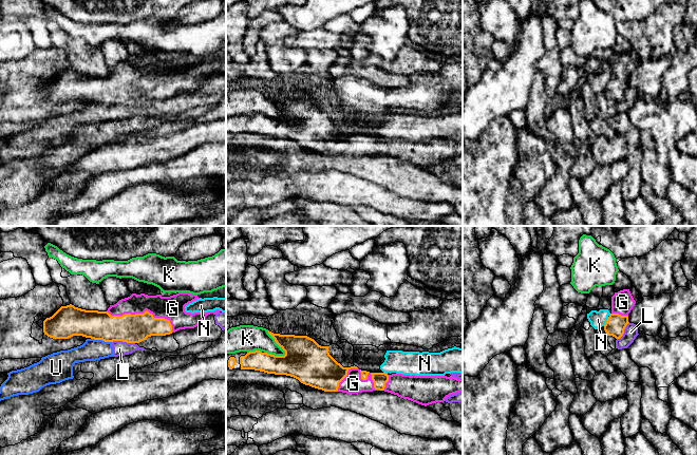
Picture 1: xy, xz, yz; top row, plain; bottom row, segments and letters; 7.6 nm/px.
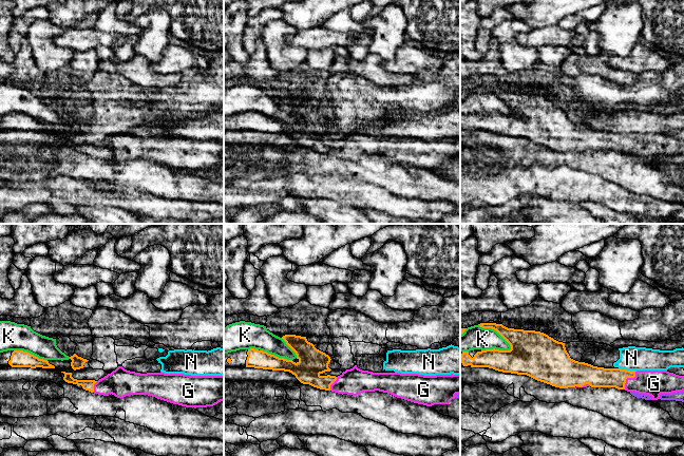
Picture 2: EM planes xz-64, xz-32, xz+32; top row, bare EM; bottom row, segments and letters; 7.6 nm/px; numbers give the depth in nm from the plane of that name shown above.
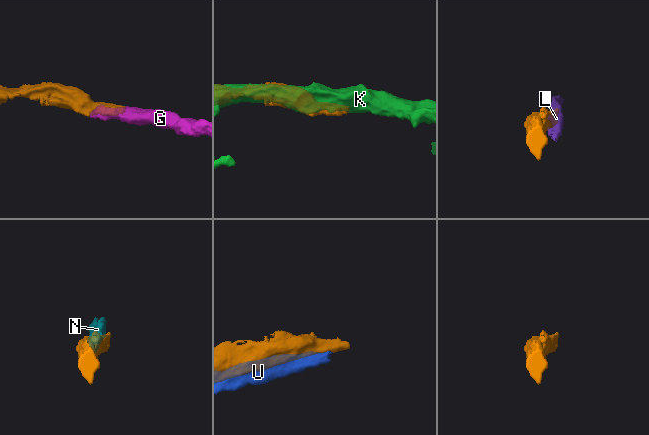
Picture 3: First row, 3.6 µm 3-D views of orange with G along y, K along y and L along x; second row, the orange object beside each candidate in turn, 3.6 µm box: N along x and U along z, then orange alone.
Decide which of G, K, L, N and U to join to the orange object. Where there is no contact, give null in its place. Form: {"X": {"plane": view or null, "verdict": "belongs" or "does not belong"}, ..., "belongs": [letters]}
{"G": {"plane": "xy", "verdict": "belongs"}, "K": {"plane": "xz", "verdict": "does not belong"}, "L": {"plane": "xy", "verdict": "does not belong"}, "N": {"plane": "yz", "verdict": "does not belong"}, "U": {"plane": "xy", "verdict": "does not belong"}, "belongs": ["G"]}

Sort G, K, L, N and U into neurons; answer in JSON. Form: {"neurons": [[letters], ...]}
{"neurons": [["G"], ["K"], ["L", "U"], ["N"]]}

